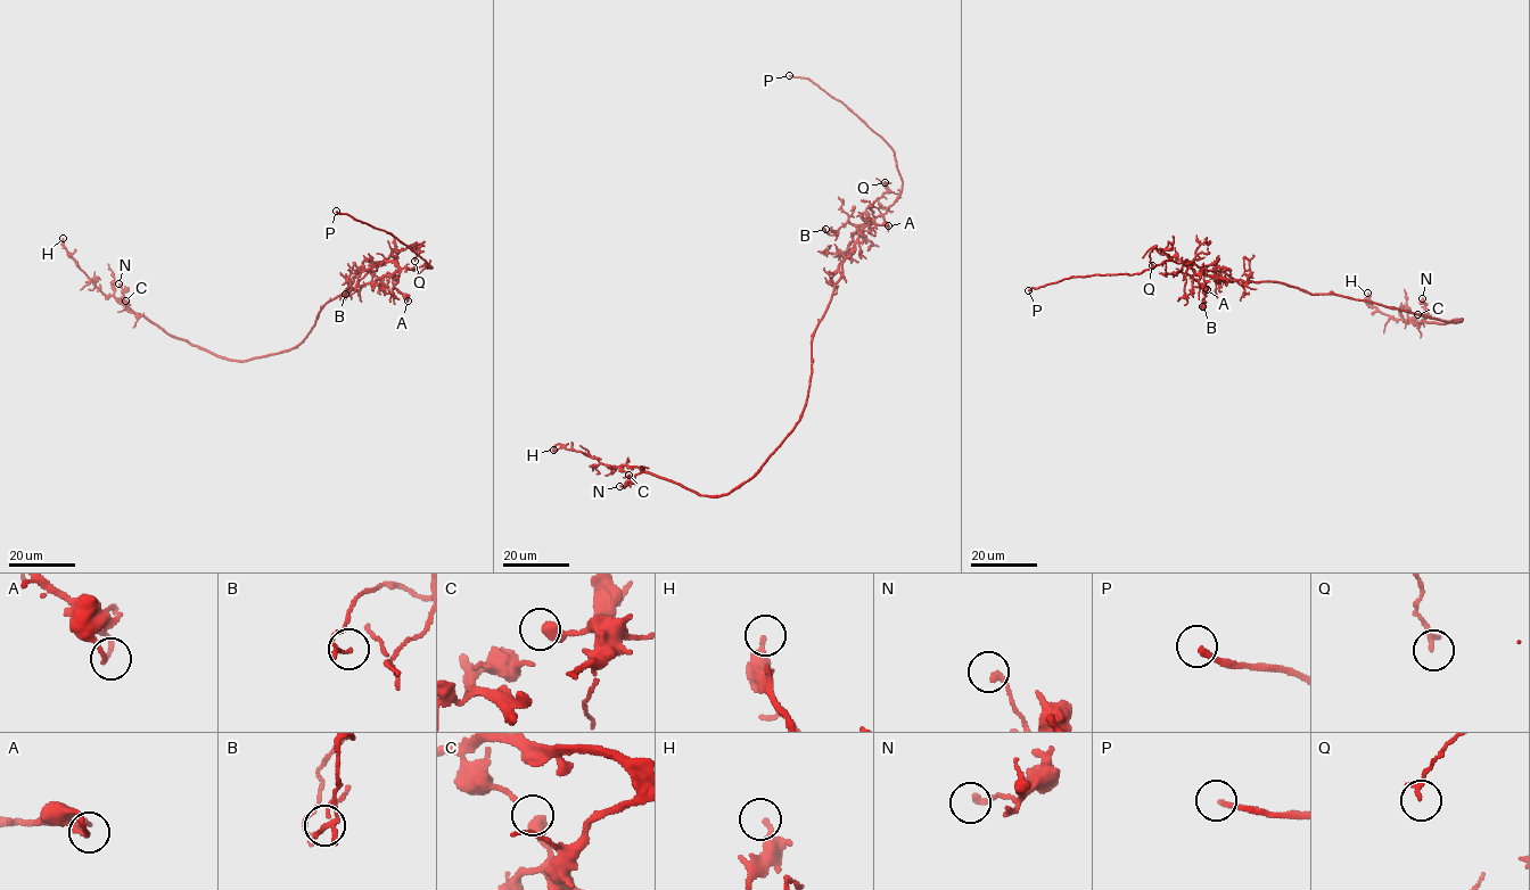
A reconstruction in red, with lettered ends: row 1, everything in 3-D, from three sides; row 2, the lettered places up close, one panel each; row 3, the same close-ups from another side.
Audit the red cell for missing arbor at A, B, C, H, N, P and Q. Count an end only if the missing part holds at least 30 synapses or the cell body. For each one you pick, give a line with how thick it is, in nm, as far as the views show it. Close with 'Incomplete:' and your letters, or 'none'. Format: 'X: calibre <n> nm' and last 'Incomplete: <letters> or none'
P: calibre 200 nm
Incomplete: P

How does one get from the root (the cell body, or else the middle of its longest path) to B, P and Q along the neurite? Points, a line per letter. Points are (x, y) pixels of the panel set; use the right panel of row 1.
B: (1332, 294), (1309, 294), (1273, 281), (1243, 285), (1216, 265), (1193, 264), (1186, 272), (1202, 288), (1202, 306)
P: (1332, 294), (1309, 294), (1273, 281), (1230, 281), (1167, 260), (1137, 273), (1074, 277), (1028, 290)
Q: (1332, 294), (1309, 294), (1273, 281), (1230, 281), (1198, 274), (1183, 261), (1154, 247), (1149, 255), (1152, 265)

